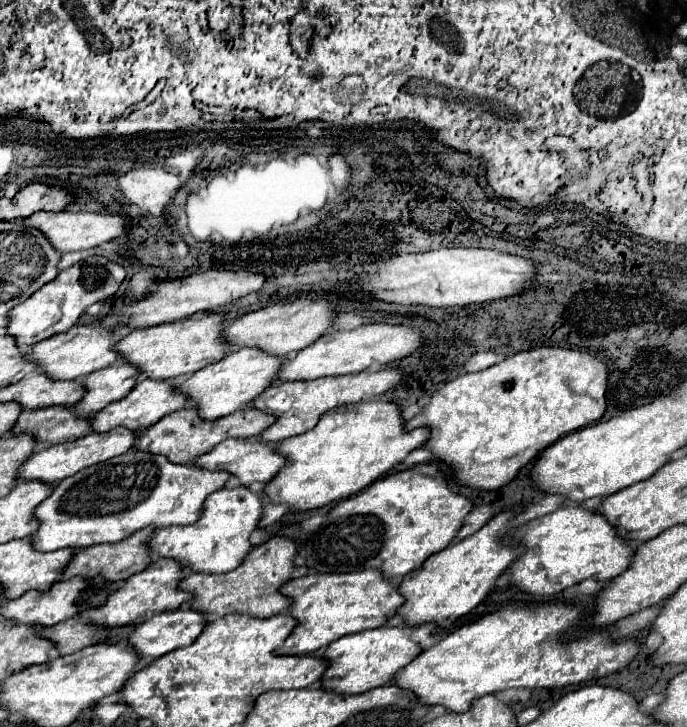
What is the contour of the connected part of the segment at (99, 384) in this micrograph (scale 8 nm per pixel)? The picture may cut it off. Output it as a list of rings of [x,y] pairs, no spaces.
[[[114,363],[110,367],[98,369],[86,377],[82,377],[84,397],[72,407],[72,411],[78,417],[88,417],[90,413],[96,413],[104,409],[108,403],[120,401],[124,395],[130,393],[130,389],[138,381],[138,369],[130,363]]]

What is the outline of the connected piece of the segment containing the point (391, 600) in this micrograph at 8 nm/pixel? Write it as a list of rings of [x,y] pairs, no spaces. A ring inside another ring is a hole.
[[[376,569],[354,571],[354,573],[322,573],[322,575],[290,579],[286,585],[280,587],[280,593],[284,593],[284,597],[290,599],[288,615],[296,621],[296,627],[288,635],[288,639],[282,643],[282,647],[276,649],[274,653],[278,653],[278,655],[286,653],[286,655],[298,655],[298,657],[312,655],[314,651],[328,647],[328,643],[332,643],[344,635],[360,633],[364,629],[376,629],[376,627],[384,625],[386,617],[392,615],[400,607],[400,603],[404,603],[404,597],[398,593],[398,585],[388,583]]]

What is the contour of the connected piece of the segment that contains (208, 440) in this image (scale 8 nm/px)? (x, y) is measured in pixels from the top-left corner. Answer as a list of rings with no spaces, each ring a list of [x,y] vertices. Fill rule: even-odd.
[[[186,407],[186,409],[180,409],[180,411],[174,411],[174,413],[166,415],[164,419],[160,419],[156,425],[148,427],[146,431],[140,431],[138,437],[136,437],[134,449],[148,451],[152,455],[164,455],[172,463],[186,465],[186,463],[194,461],[198,455],[208,453],[214,445],[218,445],[224,439],[230,439],[230,437],[248,439],[248,437],[260,435],[260,431],[264,431],[272,421],[274,421],[272,415],[264,415],[258,409],[236,411],[232,415],[216,419],[216,421],[202,421],[202,419],[198,419],[198,411],[196,409]]]

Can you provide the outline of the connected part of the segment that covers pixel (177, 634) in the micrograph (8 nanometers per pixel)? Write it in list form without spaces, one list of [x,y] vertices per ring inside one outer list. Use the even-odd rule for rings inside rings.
[[[182,605],[174,611],[166,611],[162,615],[152,615],[148,619],[144,619],[142,623],[138,623],[136,629],[132,631],[132,635],[128,637],[128,645],[134,647],[134,653],[138,653],[140,659],[156,659],[156,657],[162,657],[164,653],[190,645],[202,633],[204,625],[206,625],[206,617],[202,613],[190,609],[188,605]]]

